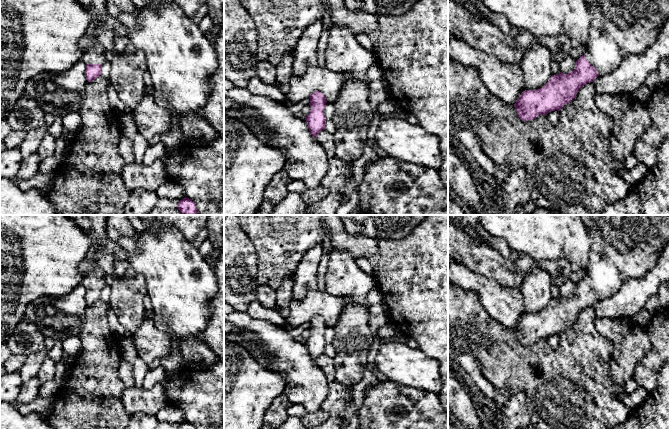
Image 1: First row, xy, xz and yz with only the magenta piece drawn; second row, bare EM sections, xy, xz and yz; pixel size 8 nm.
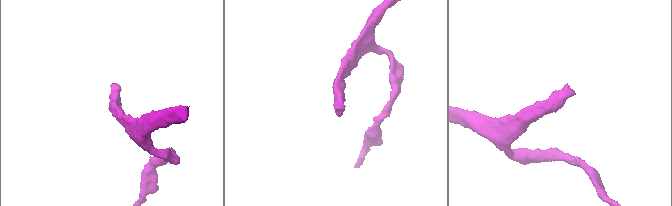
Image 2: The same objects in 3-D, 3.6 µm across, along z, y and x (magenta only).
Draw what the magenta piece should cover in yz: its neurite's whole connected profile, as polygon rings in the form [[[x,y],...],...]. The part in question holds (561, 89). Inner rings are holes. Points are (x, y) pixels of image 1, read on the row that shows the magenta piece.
[[[585,0],[585,2],[592,16],[586,52],[576,61],[575,69],[572,72],[552,75],[542,88],[525,90],[521,93],[514,104],[521,120],[533,120],[538,115],[547,115],[555,110],[560,111],[565,104],[575,98],[577,91],[585,84],[593,82],[599,75],[612,72],[627,55],[641,54],[655,43],[669,18],[669,0]]]

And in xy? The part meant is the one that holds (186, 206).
[[[187,197],[179,201],[178,210],[182,215],[198,215],[195,203]]]

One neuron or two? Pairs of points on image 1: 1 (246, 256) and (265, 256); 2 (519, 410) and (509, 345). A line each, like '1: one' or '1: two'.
1: two
2: two

